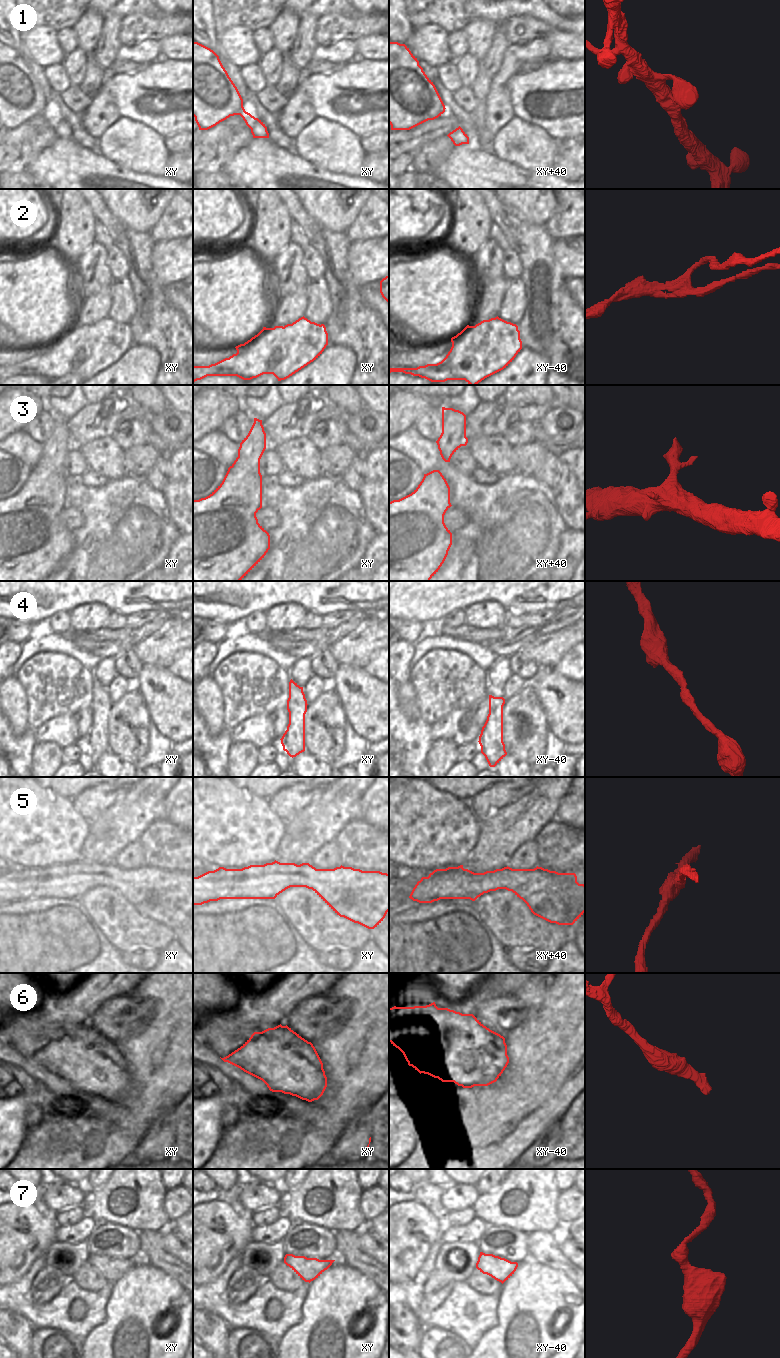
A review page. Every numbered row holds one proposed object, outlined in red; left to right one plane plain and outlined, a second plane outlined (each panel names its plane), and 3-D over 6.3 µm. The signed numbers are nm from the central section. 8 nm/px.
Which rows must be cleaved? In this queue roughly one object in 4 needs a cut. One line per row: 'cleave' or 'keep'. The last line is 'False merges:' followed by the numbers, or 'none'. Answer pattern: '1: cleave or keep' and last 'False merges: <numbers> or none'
1: keep
2: cleave
3: keep
4: keep
5: keep
6: keep
7: keep
False merges: 2

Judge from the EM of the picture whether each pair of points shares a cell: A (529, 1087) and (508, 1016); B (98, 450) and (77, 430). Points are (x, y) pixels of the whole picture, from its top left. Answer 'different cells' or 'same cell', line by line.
A: different cells
B: different cells

